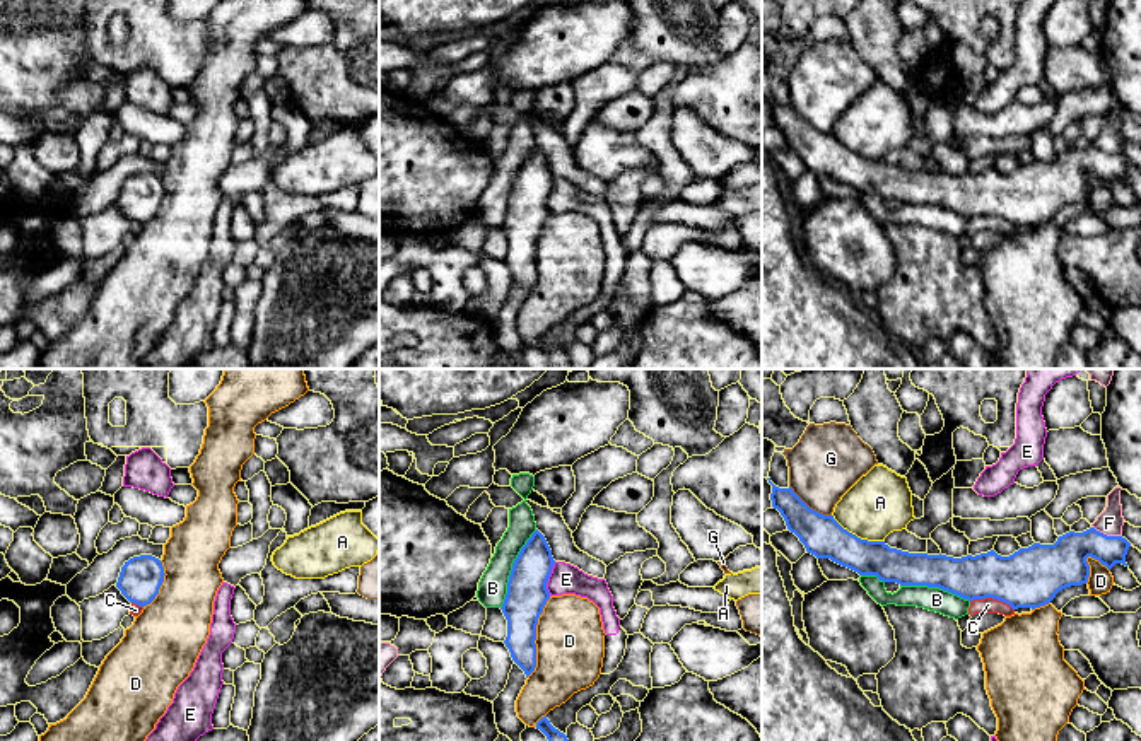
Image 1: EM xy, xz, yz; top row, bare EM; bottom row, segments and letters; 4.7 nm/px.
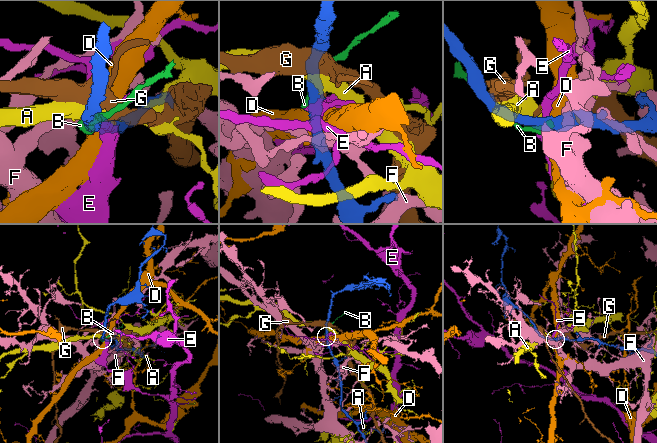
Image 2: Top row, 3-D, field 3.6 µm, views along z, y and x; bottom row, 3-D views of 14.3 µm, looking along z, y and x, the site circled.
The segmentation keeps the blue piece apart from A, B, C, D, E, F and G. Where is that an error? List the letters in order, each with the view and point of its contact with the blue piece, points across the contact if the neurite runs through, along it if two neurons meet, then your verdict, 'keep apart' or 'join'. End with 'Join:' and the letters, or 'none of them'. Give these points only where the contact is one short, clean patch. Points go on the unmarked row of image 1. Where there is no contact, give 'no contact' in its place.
A: yz (854, 152) | keep apart
B: xz (513, 186) | keep apart
C: yz (993, 215) | along yz (971, 217), (996, 215), (1013, 227) | keep apart
D: xz (535, 255) | keep apart
E: xz (547, 197) | along xz (555, 180), (547, 200), (549, 212) | keep apart
F: yz (1105, 152) | keep apart
G: yz (808, 125) | keep apart
Join: none of them

